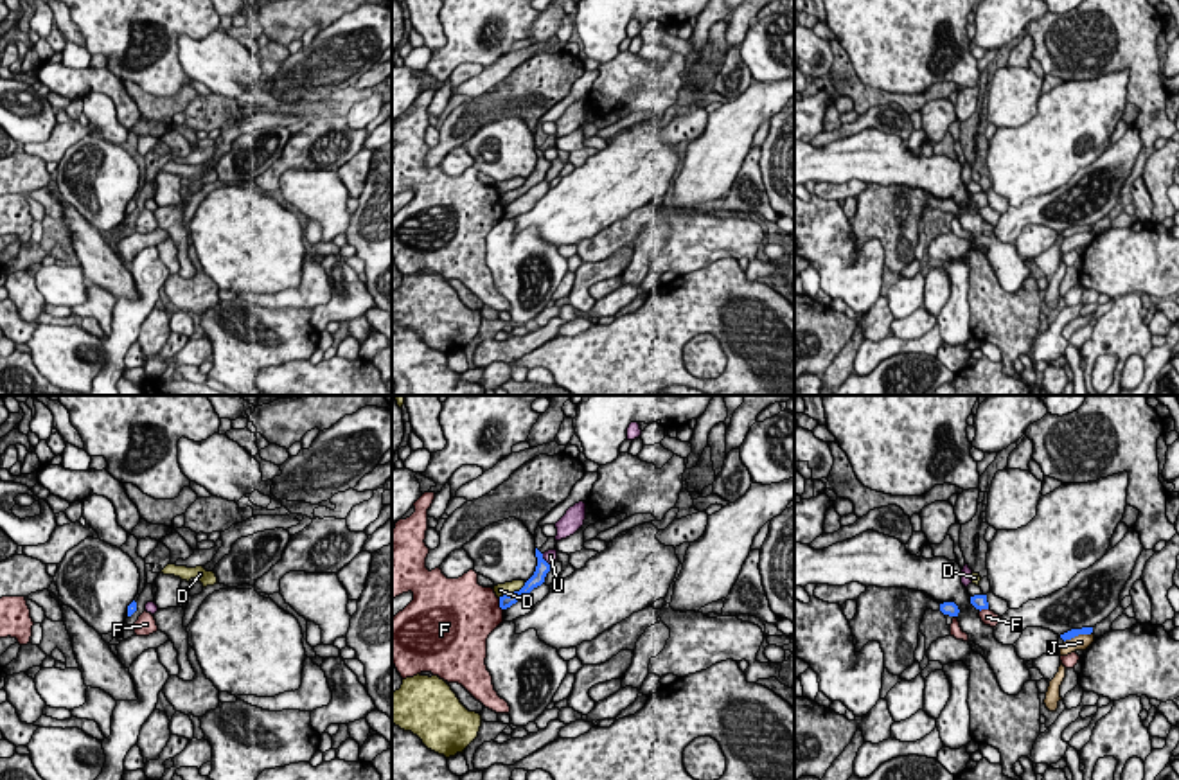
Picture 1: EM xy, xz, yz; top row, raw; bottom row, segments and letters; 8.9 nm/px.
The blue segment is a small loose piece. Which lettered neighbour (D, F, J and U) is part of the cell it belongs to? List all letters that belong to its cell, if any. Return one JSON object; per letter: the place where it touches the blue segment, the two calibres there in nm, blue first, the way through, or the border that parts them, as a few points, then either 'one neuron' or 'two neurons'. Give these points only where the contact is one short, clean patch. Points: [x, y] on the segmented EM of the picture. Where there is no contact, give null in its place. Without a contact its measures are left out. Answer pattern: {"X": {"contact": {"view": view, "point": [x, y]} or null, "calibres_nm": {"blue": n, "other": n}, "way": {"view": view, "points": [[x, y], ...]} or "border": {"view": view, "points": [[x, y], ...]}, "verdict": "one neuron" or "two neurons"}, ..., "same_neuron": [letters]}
{"D": {"contact": {"view": "xz", "point": [511, 593]}, "calibres_nm": {"blue": 120, "other": 120}, "border": {"view": "xz", "points": [[525, 583], [518, 590], [498, 597]]}, "verdict": "two neurons"}, "F": {"contact": {"view": "xz", "point": [500, 604]}, "calibres_nm": {"blue": 120, "other": 480}, "verdict": "two neurons"}, "J": {"contact": {"view": "yz", "point": [1077, 635]}, "calibres_nm": {"blue": 70, "other": 140}, "border": {"view": "yz", "points": [[1091, 631], [1079, 633], [1064, 642]]}, "verdict": "two neurons"}, "U": {"contact": {"view": "xz", "point": [543, 559]}, "calibres_nm": {"blue": 120, "other": 120}, "border": {"view": "xz", "points": [[541, 554], [550, 565]]}, "verdict": "two neurons"}, "same_neuron": []}

